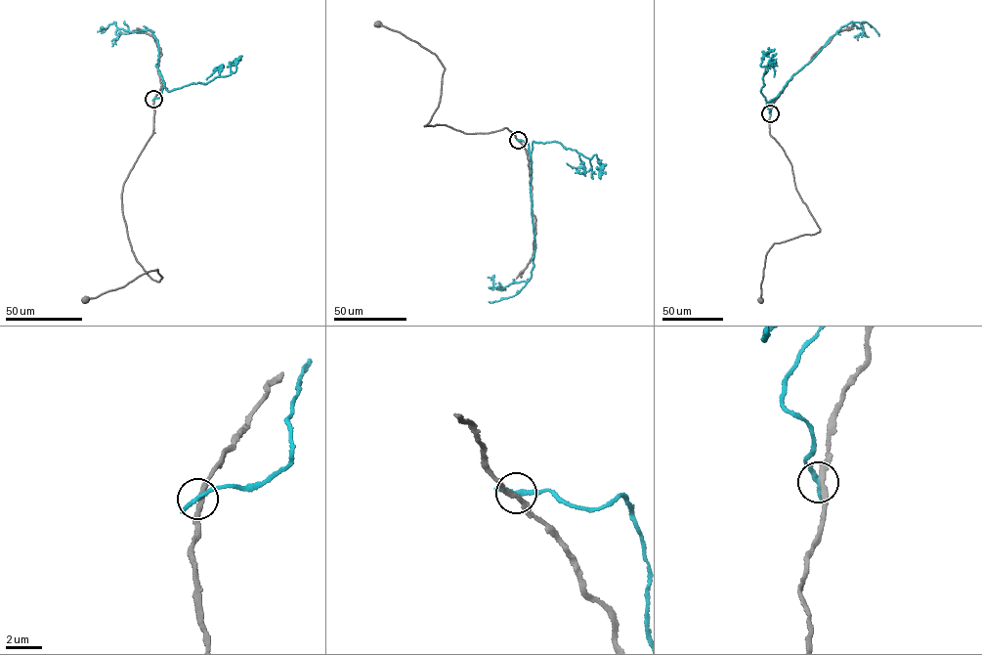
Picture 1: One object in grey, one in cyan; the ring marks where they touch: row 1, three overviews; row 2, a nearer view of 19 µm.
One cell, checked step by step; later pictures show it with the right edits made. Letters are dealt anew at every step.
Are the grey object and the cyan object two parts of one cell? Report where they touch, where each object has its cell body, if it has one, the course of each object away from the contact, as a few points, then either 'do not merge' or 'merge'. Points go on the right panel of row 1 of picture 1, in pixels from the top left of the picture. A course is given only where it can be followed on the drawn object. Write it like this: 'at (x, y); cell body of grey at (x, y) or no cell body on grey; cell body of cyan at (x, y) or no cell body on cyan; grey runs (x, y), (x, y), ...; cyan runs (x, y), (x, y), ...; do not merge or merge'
at (770, 113); cell body of grey at (760, 300); no cell body on cyan; grey runs (770, 113), (769, 134), (790, 163), (796, 190), (820, 230), (773, 243), (765, 259), (760, 300); cyan runs (770, 113), (767, 106), (830, 37), (853, 22), (857, 28), (863, 26), (863, 32), (855, 37); do not merge

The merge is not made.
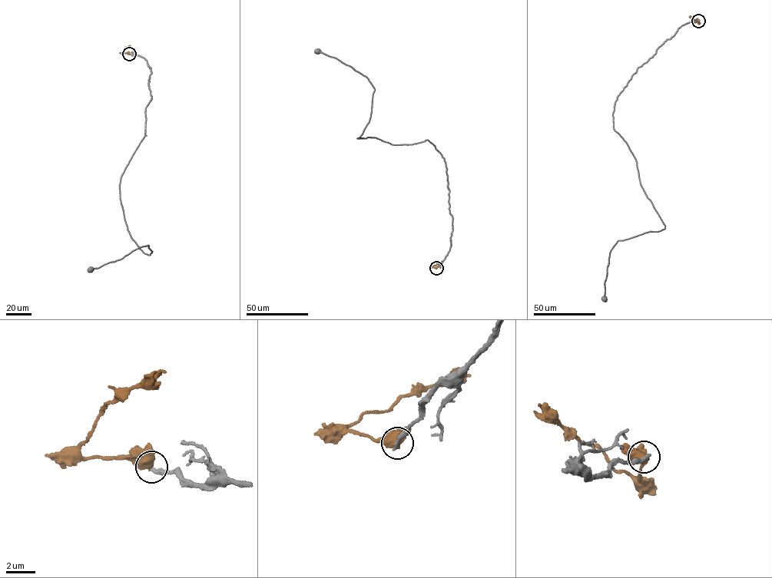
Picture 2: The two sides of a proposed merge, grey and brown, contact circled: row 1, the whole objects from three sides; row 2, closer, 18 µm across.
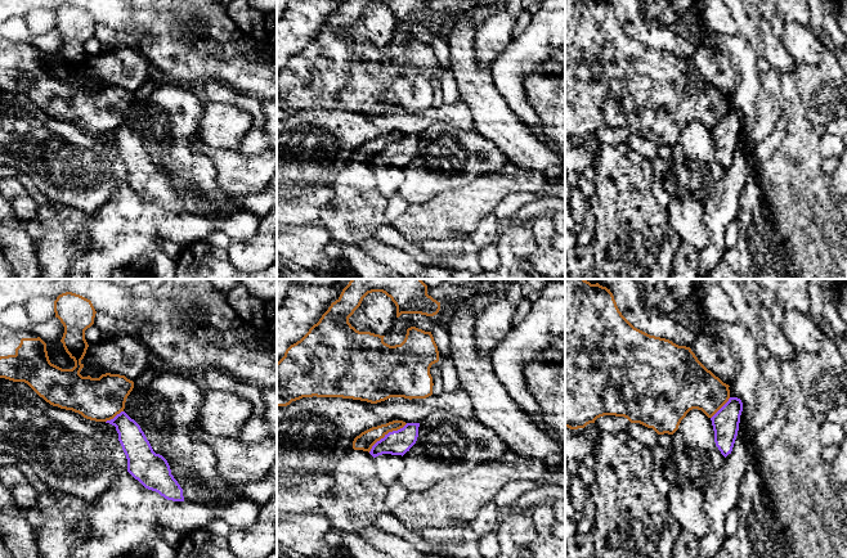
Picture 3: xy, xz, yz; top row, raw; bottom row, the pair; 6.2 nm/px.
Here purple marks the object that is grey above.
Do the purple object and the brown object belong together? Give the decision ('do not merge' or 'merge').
do not merge

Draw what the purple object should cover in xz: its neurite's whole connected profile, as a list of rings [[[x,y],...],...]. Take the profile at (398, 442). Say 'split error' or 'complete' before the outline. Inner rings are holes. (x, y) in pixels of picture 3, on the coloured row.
complete; [[[407,423],[398,431],[389,432],[377,441],[369,454],[376,458],[382,454],[404,455],[416,444],[420,423]]]

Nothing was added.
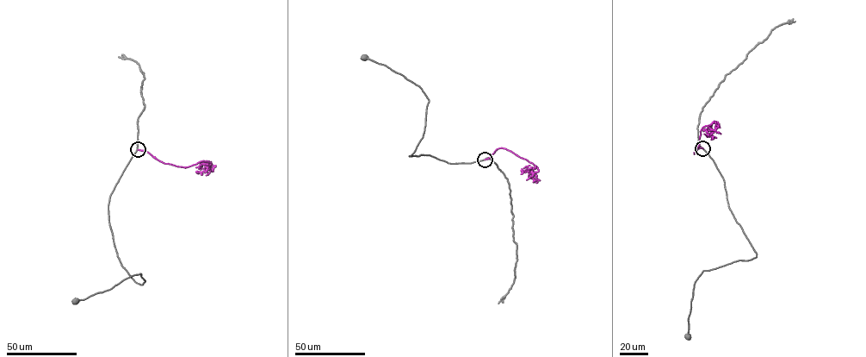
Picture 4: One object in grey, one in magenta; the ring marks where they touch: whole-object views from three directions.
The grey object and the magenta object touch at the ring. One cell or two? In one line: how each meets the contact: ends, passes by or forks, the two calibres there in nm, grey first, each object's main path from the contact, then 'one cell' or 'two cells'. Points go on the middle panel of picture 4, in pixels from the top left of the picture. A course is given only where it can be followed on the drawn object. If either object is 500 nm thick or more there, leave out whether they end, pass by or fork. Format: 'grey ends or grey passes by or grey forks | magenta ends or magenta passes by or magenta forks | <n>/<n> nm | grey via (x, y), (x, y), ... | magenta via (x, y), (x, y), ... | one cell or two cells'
grey passes by | magenta ends | 150/190 nm | grey via (485, 159), (452, 164), (430, 155), (409, 156), (422, 137), (429, 99), (422, 89), (403, 75), (364, 57) | magenta via (485, 159), (497, 149), (510, 150), (537, 167), (539, 171), (535, 172), (532, 169), (536, 183) | one cell

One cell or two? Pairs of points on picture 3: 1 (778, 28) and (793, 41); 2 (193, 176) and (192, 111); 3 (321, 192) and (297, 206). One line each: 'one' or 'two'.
1: two
2: one
3: one

